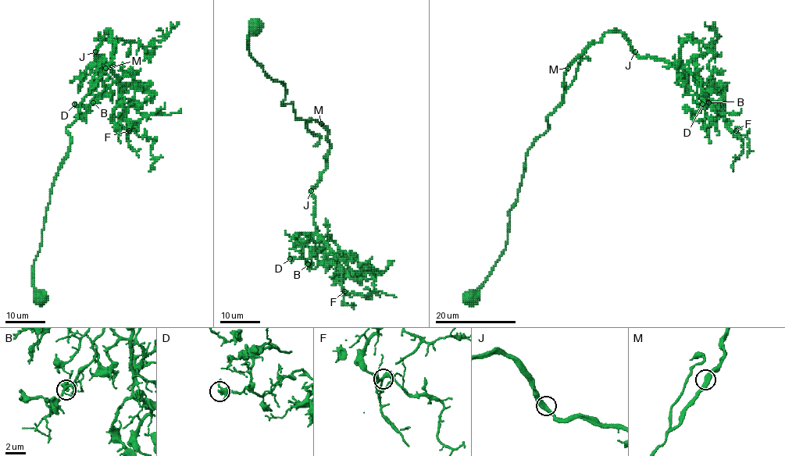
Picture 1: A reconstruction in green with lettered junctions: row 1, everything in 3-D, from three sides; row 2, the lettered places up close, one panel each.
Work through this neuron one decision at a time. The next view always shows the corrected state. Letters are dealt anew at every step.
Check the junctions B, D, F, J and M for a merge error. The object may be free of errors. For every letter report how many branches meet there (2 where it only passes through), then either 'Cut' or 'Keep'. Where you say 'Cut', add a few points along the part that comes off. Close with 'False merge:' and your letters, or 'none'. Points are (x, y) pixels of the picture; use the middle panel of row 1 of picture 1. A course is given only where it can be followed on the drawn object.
B: Branches: 2. Keep
D: Branches: 2. Keep
F: Branches: 3. Keep
J: Branches: 2. Keep
M: Branches: 2. Keep
False merge: none

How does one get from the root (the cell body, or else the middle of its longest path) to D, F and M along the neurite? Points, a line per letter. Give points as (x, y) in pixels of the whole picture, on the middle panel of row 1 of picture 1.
D: (253, 26), (248, 53), (286, 87), (282, 104), (328, 133), (311, 193), (334, 254), (290, 258)
F: (253, 26), (248, 53), (286, 87), (282, 104), (328, 133), (326, 166), (311, 190), (314, 225), (344, 291)
M: (253, 26), (247, 39), (248, 53), (272, 80), (286, 87), (282, 104), (291, 103), (297, 119), (321, 123)

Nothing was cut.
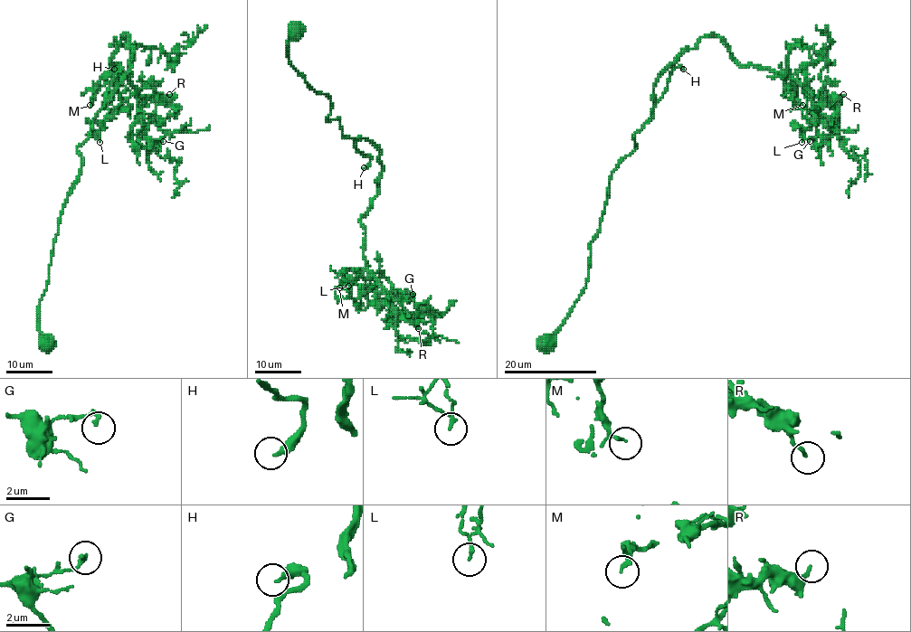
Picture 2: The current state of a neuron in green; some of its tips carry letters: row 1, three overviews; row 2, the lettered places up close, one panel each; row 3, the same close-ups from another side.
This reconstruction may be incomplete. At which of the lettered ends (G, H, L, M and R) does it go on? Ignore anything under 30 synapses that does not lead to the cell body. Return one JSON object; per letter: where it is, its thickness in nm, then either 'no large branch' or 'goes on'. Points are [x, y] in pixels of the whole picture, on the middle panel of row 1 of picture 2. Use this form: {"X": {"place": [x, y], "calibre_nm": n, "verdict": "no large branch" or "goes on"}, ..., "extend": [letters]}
{"G": {"place": [412, 294], "calibre_nm": 170, "verdict": "no large branch"}, "H": {"place": [364, 167], "calibre_nm": 300, "verdict": "goes on"}, "L": {"place": [348, 286], "calibre_nm": 140, "verdict": "no large branch"}, "M": {"place": [339, 287], "calibre_nm": 110, "verdict": "no large branch"}, "R": {"place": [418, 328], "calibre_nm": 150, "verdict": "no large branch"}, "extend": ["H"]}

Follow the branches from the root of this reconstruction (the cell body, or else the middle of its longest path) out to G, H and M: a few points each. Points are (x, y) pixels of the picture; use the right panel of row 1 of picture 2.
G: (545, 342), (684, 51), (715, 35), (799, 81), (833, 124), (810, 141)
H: (545, 342), (585, 286), (612, 171), (635, 148), (670, 72), (683, 69)
M: (545, 342), (585, 286), (612, 171), (684, 51), (715, 35), (741, 65), (788, 75), (802, 105)

